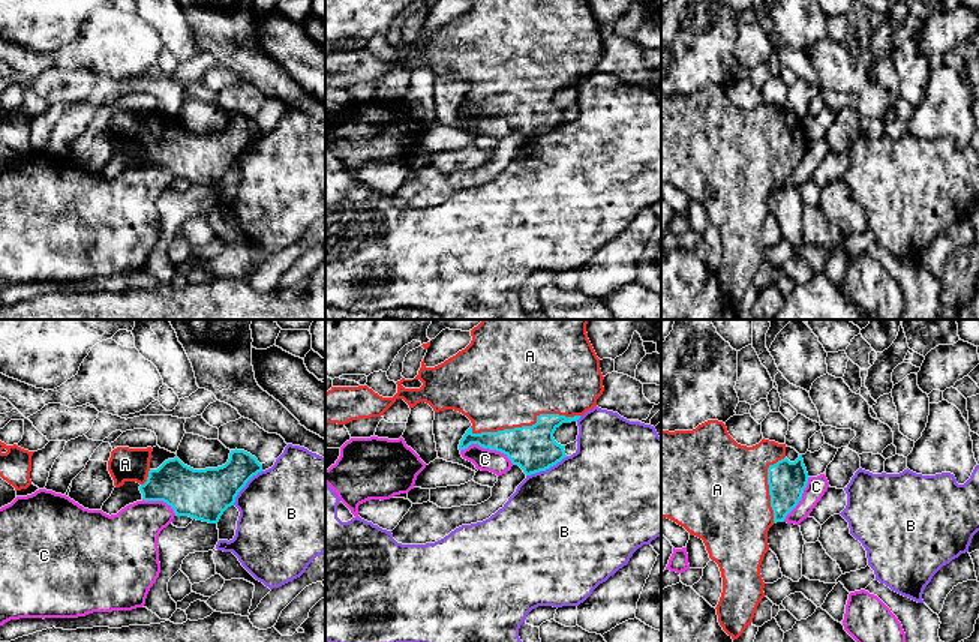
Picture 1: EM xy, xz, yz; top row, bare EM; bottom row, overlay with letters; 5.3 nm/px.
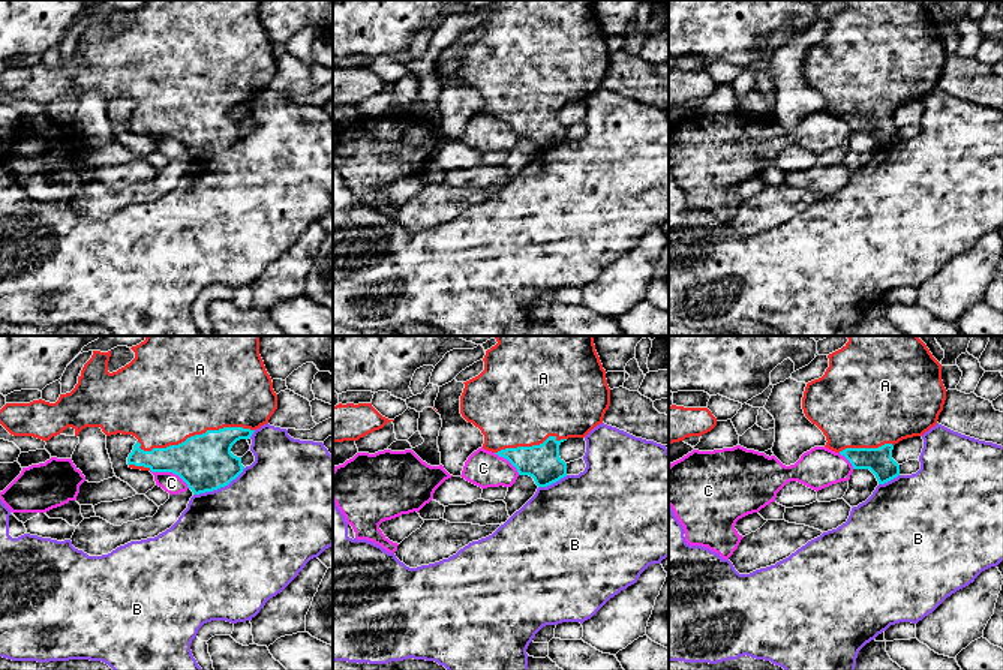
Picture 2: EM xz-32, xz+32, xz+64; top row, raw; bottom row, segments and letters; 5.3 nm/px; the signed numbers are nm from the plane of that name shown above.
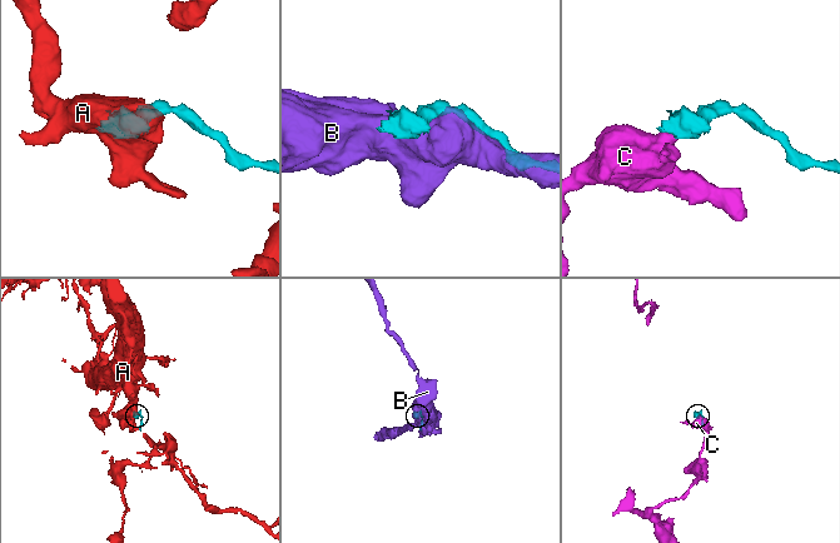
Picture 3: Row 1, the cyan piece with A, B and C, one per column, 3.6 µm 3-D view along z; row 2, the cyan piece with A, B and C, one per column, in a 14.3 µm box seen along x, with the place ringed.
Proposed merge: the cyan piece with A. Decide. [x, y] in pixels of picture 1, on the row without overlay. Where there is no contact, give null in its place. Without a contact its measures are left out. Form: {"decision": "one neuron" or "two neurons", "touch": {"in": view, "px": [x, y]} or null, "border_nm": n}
{"decision": "one neuron", "touch": {"in": "xz", "px": [526, 90]}, "border_nm": 600}

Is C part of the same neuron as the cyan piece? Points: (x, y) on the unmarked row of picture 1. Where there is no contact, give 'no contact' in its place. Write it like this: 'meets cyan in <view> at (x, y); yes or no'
meets cyan in xz at (488, 111); no

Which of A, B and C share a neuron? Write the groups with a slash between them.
A / B / C

